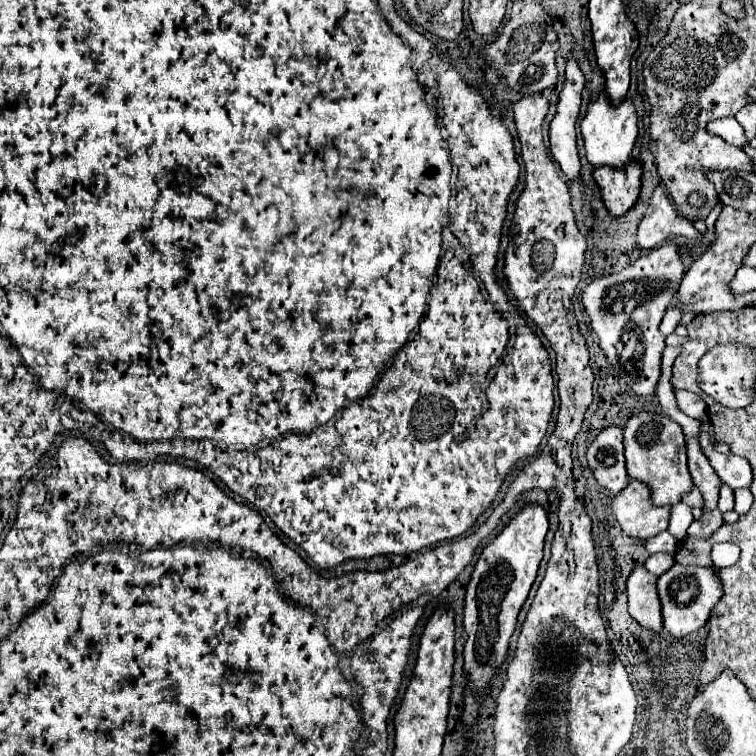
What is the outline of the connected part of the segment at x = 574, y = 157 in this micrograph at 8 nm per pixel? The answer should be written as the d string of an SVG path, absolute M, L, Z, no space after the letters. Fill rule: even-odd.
M572 56L566 60L564 88L560 92L560 100L556 106L556 114L550 122L550 150L554 160L560 164L562 172L568 178L578 178L580 160L576 150L576 118L582 102L584 76Z

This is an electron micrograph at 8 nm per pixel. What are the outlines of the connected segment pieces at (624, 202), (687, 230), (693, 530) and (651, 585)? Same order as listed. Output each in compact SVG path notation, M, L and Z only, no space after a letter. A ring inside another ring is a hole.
M628 164L622 168L622 172L610 172L610 168L598 168L598 172L594 172L602 202L614 218L624 216L636 204L640 192L640 174L640 164Z
M656 188L648 210L638 226L638 246L644 250L652 250L656 246L660 246L662 242L666 242L672 236L684 236L684 238L700 238L704 236L706 242L710 242L714 238L714 224L720 215L723 204L716 205L712 213L712 221L709 222L709 229L706 234L700 234L694 230L692 222L678 216L674 210L674 204L668 200L666 190L664 188Z
M716 508L716 510L710 510L710 512L704 512L700 520L694 520L687 530L687 534L690 536L710 536L714 534L720 526L722 526L722 512Z
M636 566L628 578L628 612L640 626L652 632L660 632L664 626L656 594L656 576L644 566Z

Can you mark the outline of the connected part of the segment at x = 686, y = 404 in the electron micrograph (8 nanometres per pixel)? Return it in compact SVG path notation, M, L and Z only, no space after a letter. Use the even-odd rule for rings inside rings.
M674 390L674 392L678 406L684 414L688 414L694 420L702 420L706 416L706 404L694 392L686 392L686 390Z

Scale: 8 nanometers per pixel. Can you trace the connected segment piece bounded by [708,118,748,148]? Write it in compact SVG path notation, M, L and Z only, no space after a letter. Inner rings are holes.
M736 118L716 120L716 122L712 122L712 124L708 126L708 130L710 130L712 134L718 134L718 136L724 138L728 144L738 146L738 148L742 148L742 146L748 142L748 138L746 138L742 126L736 122Z

